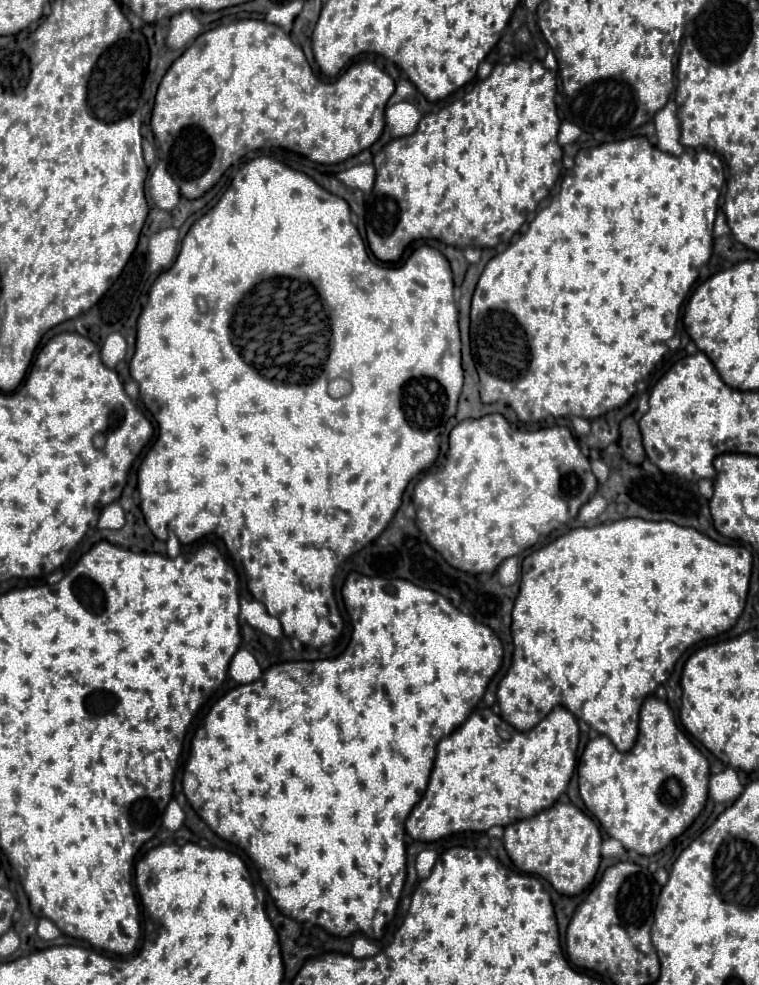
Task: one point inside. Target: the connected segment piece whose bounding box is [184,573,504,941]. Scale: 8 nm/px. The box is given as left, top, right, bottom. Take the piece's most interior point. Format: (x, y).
(312, 770)

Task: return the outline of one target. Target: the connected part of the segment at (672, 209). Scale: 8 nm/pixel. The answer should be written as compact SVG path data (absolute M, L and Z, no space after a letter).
M632 137L632 139L624 139L624 141L612 141L612 143L604 143L600 147L594 147L594 149L582 149L578 151L576 155L576 165L574 169L566 171L564 179L562 179L562 185L560 185L560 193L556 197L552 197L550 205L544 207L536 219L530 223L528 231L524 235L520 235L520 239L516 243L512 243L504 253L496 255L494 259L488 261L478 285L476 285L476 291L474 291L474 299L472 299L472 327L470 327L470 339L472 339L472 355L474 355L474 361L476 361L476 369L478 369L478 375L480 375L480 397L482 397L482 402L484 404L500 402L505 403L509 407L512 407L518 415L520 421L540 421L540 419L546 419L546 415L552 415L552 417L568 417L568 415L582 415L586 419L594 419L594 417L600 417L604 415L606 411L612 411L612 409L618 409L622 407L636 391L636 385L646 379L650 375L650 371L654 369L654 365L664 357L664 353L668 351L666 347L666 341L676 333L676 321L679 320L680 307L684 300L687 300L692 291L692 285L699 285L702 283L702 278L700 275L700 269L708 264L713 252L713 227L714 227L714 217L718 213L718 201L720 199L720 193L718 190L722 189L722 185L725 184L726 177L724 173L724 167L722 167L722 161L716 153L710 153L706 149L702 151L684 151L680 157L674 157L674 155L668 155L668 153L662 153L658 151L656 147L652 147L648 143L646 137Z

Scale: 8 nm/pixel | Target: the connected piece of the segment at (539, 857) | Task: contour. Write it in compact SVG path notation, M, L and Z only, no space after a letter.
M556 803L532 819L522 819L504 829L504 847L512 863L524 873L536 873L558 893L574 897L586 891L600 867L602 837L598 825L572 803Z

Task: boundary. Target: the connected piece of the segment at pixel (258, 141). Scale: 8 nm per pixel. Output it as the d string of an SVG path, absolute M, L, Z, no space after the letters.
M244 19L244 21L238 21L238 23L230 23L230 25L222 25L222 27L216 27L216 29L210 29L206 33L202 33L174 63L172 67L168 69L168 73L164 75L160 87L158 87L158 93L156 93L156 101L154 101L154 111L152 111L152 131L154 131L154 137L156 137L156 143L160 147L160 157L168 161L170 165L170 171L172 171L172 179L178 183L180 187L180 193L182 197L186 199L198 199L202 197L208 189L212 189L216 185L216 181L224 175L224 171L228 167L232 167L234 163L238 163L244 155L248 155L250 151L256 151L256 149L262 149L262 147L282 147L282 149L288 149L288 151L294 151L294 153L302 153L304 157L308 157L310 161L316 161L316 163L326 163L326 165L334 165L334 163L342 163L346 161L348 157L354 157L358 155L360 151L372 147L382 131L384 131L384 109L386 109L386 103L388 99L392 97L394 93L394 81L388 73L384 73L382 69L378 69L374 63L368 63L368 61L360 61L352 67L346 69L344 75L340 75L336 81L332 83L322 83L310 69L302 49L298 45L292 43L292 39L278 27L278 25L270 25L266 21L258 21L258 19Z

